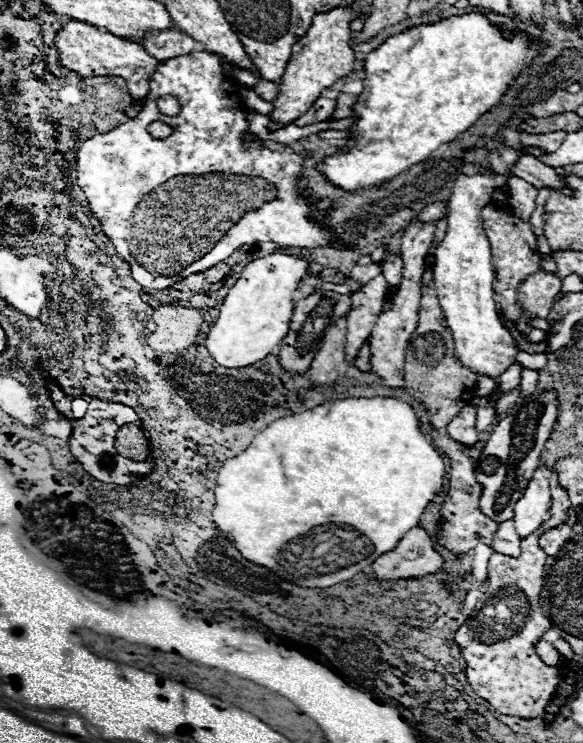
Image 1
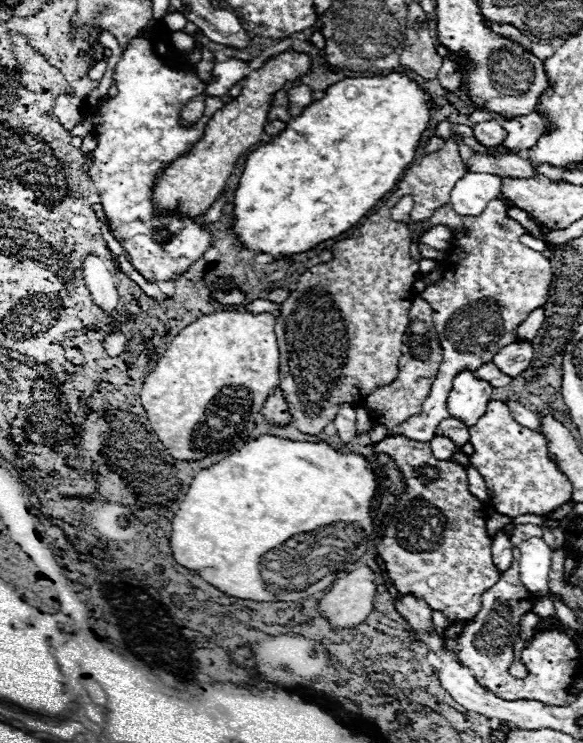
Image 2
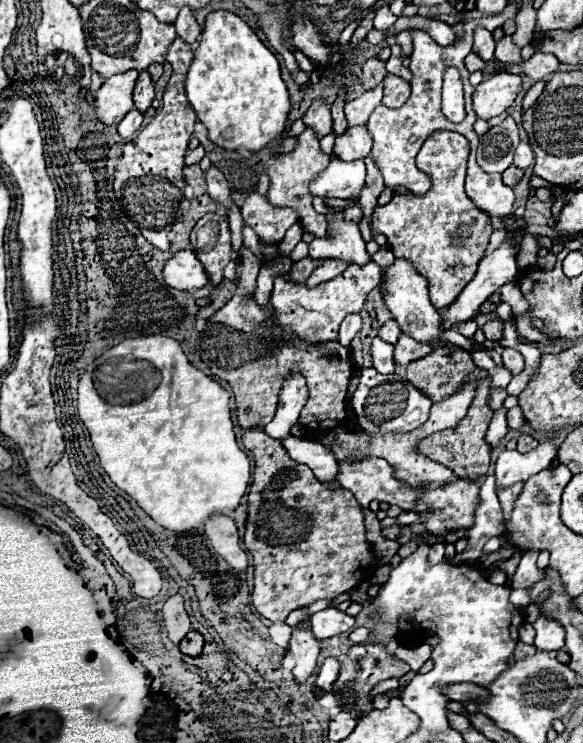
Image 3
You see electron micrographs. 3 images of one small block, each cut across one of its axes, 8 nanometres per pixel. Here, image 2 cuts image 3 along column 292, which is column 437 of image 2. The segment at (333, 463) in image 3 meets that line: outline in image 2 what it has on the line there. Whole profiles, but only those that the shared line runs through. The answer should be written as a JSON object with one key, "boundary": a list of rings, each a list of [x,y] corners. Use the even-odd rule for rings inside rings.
{"boundary":[[[436,436],[436,438],[432,438],[430,446],[432,446],[434,456],[440,458],[440,460],[452,460],[452,456],[454,456],[454,452],[456,452],[454,442],[452,442],[450,438],[446,438],[446,436]]]}

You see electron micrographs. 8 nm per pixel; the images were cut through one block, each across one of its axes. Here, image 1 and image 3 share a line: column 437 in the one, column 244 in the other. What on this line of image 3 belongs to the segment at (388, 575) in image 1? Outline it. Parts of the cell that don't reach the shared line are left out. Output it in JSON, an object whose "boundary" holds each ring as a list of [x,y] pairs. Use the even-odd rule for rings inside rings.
{"boundary":[[[216,514],[212,520],[206,522],[204,532],[208,534],[212,546],[218,550],[218,554],[236,570],[248,568],[248,556],[240,546],[240,536],[236,522],[230,516]]]}

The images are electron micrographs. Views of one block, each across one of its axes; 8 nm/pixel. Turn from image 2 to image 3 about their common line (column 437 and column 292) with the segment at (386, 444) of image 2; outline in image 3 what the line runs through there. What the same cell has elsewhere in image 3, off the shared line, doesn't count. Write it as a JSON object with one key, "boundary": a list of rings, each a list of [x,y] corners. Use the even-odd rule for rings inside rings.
{"boundary":[[[246,428],[242,444],[246,450],[250,450],[254,460],[244,534],[244,544],[254,556],[252,602],[264,618],[284,622],[292,610],[302,608],[308,602],[336,598],[352,590],[364,576],[364,570],[372,566],[374,552],[366,540],[362,508],[348,490],[330,490],[318,482],[308,466],[294,462],[286,450],[282,450],[282,442],[270,438],[262,428]]]}

